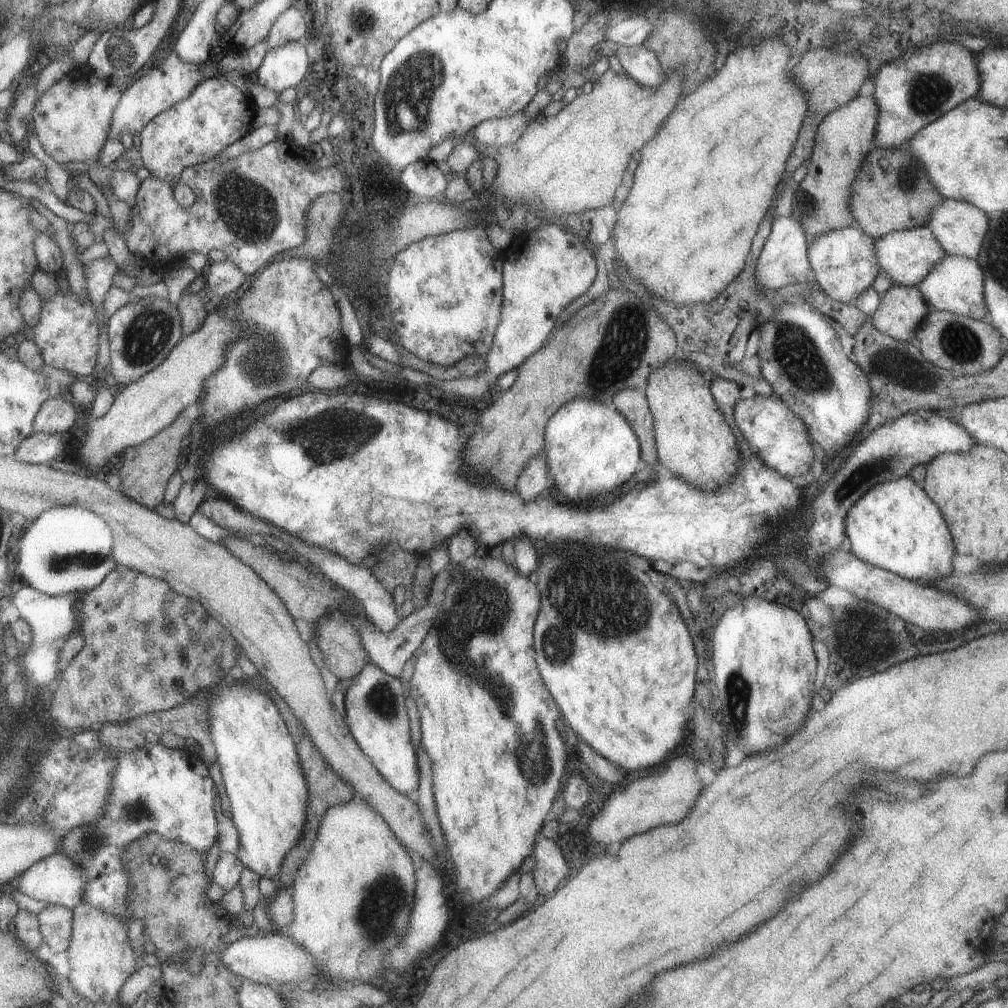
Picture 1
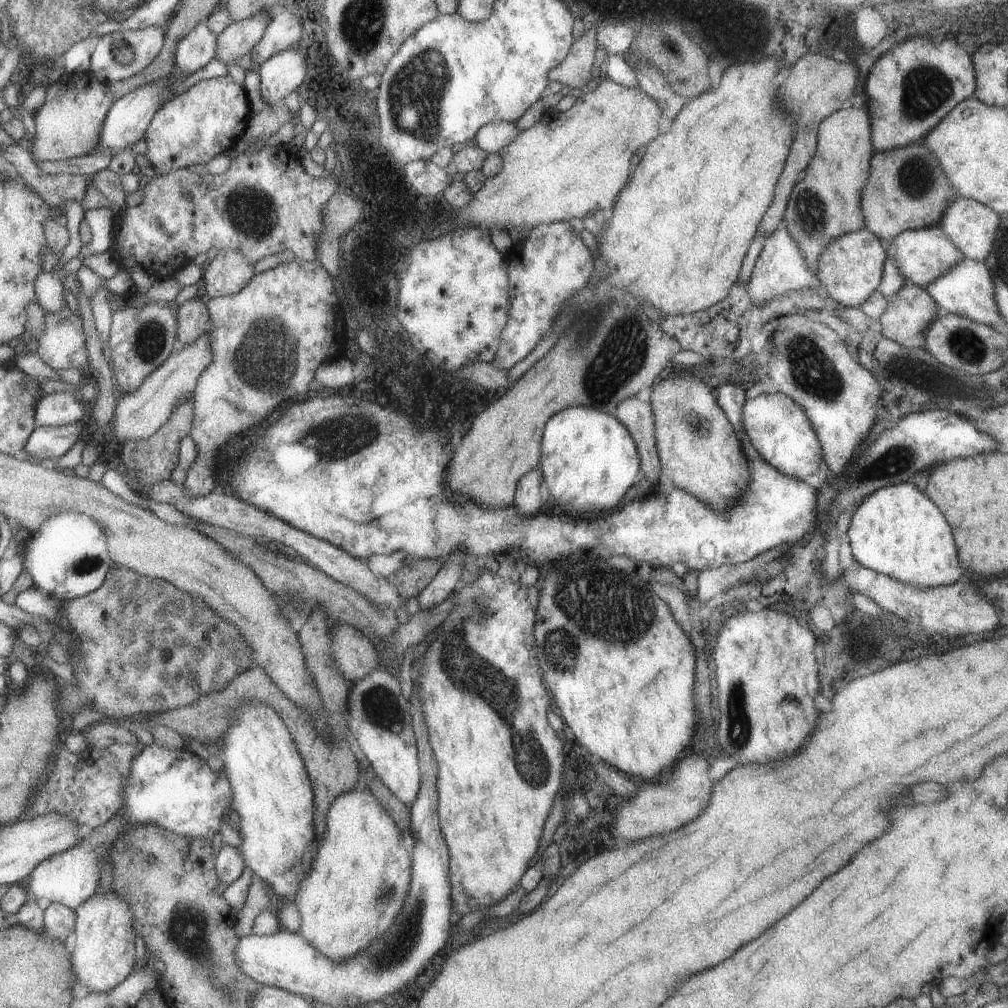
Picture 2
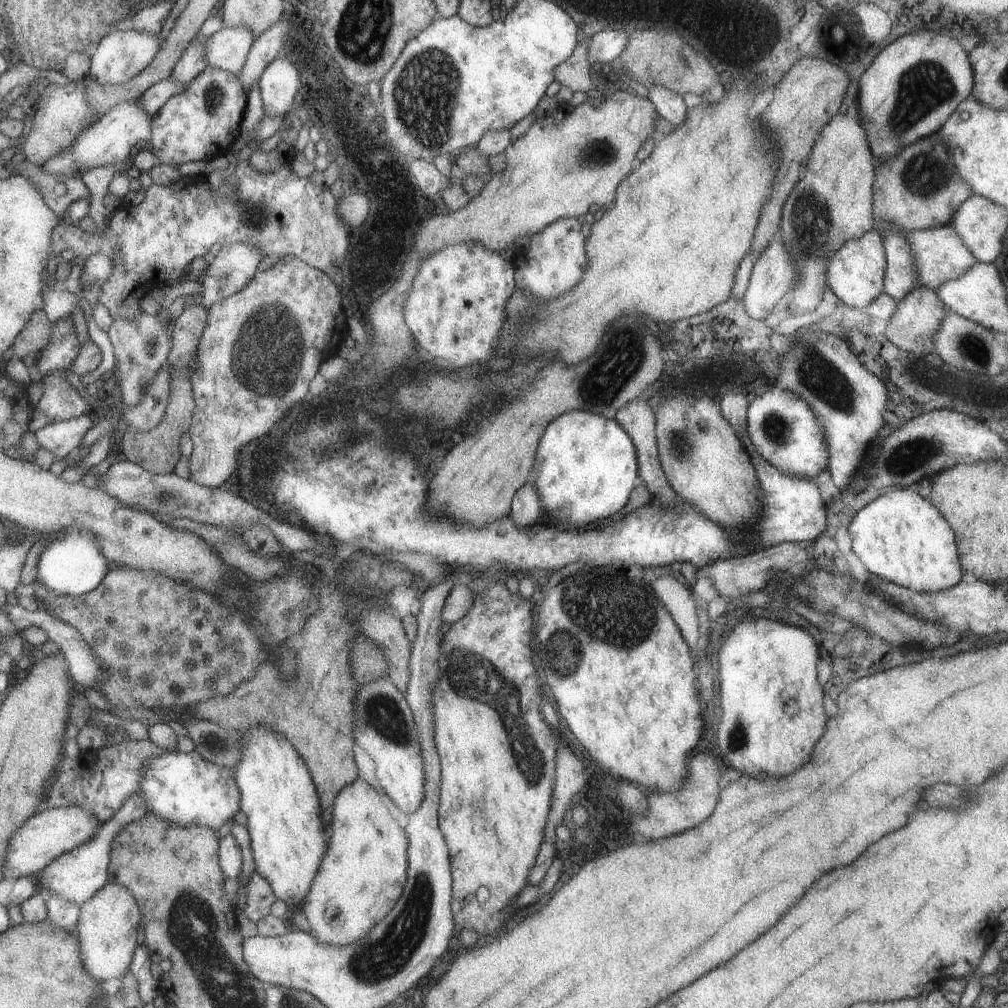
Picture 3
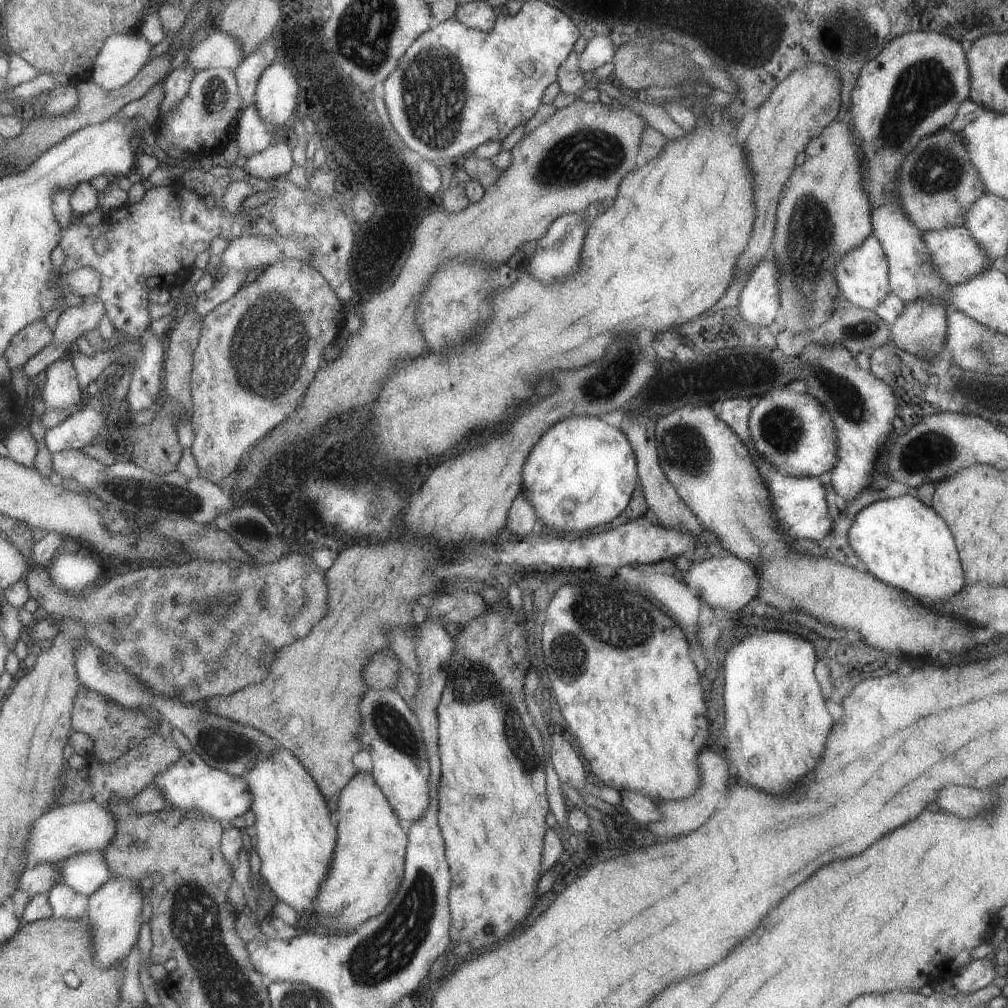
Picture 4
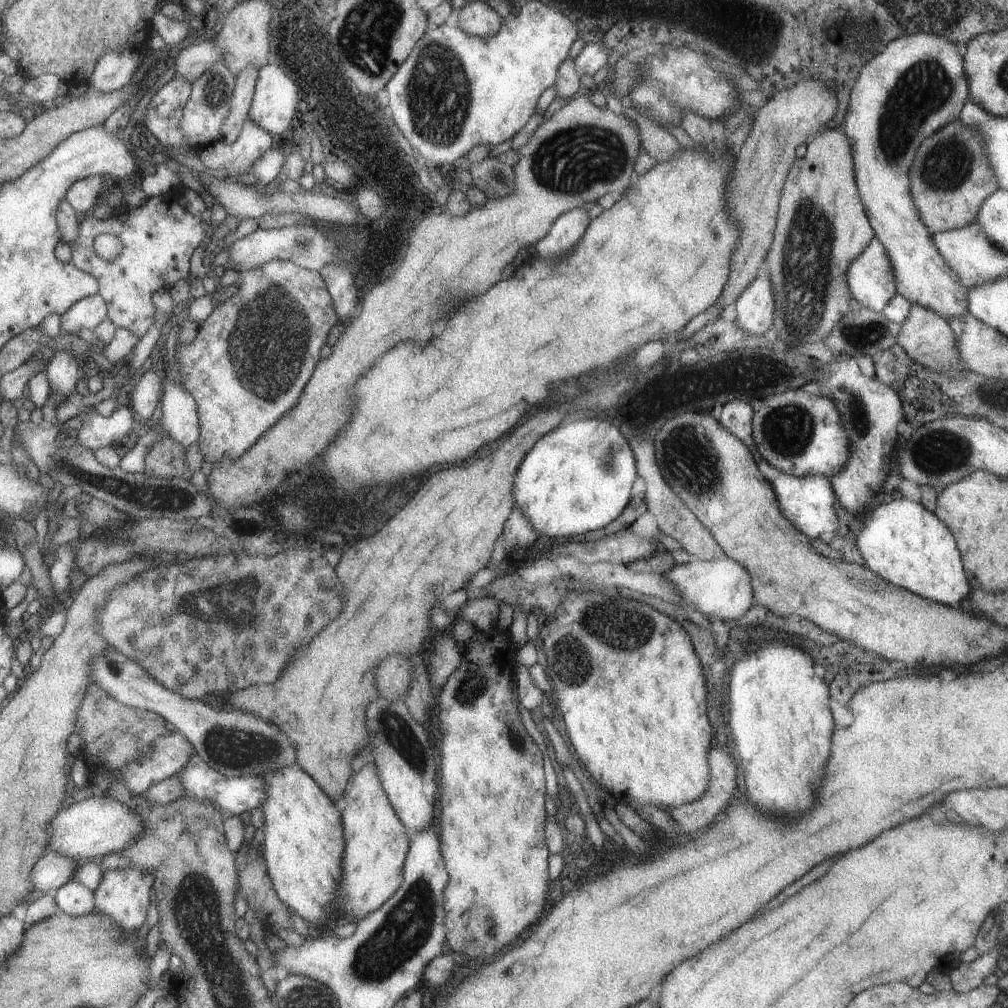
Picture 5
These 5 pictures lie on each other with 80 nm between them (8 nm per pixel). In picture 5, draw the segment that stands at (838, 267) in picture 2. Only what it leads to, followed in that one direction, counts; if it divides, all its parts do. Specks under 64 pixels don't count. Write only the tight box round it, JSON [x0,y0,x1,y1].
[846,237,897,313]

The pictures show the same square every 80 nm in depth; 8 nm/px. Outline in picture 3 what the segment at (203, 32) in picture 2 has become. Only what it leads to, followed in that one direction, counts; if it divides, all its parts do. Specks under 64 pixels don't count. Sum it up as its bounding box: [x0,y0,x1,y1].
[170,38,207,84]

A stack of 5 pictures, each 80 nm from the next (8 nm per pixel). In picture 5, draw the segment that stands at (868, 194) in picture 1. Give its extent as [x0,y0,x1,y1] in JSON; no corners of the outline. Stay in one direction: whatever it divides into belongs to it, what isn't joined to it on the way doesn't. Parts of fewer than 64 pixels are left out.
[908,117,998,233]

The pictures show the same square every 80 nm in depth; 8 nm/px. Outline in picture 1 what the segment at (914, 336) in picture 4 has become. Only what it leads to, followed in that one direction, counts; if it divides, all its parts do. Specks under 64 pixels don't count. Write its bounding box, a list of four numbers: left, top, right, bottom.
[870,285,928,343]

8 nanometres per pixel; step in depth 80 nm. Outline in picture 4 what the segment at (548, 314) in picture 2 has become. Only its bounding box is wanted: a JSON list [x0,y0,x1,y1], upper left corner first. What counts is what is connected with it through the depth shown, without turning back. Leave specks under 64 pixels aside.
[524,213,589,283]

